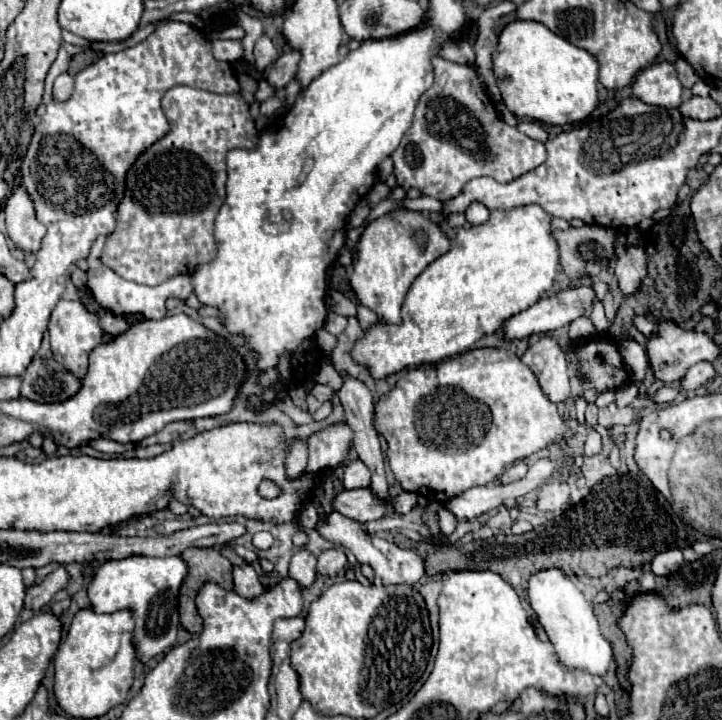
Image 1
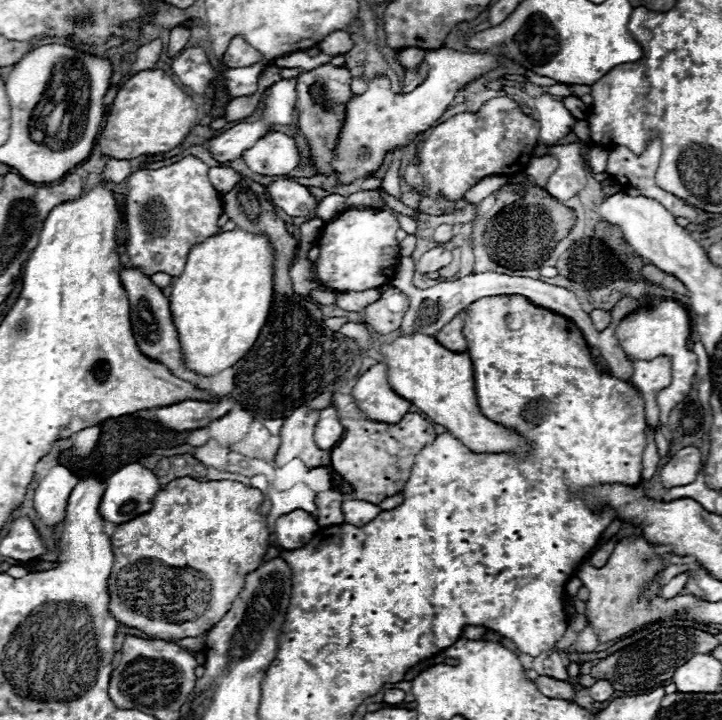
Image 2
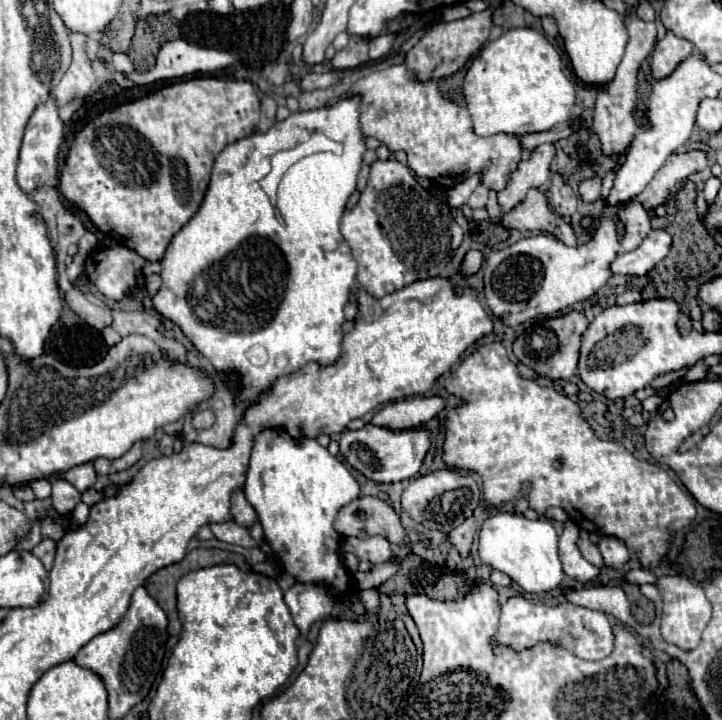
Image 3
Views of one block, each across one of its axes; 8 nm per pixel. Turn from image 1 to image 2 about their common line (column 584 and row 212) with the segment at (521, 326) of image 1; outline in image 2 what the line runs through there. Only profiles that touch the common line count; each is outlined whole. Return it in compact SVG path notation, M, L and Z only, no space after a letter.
M280 178L274 180L272 184L266 186L274 206L282 208L288 216L304 216L312 218L318 206L318 200L308 192L306 186L290 180L290 178Z

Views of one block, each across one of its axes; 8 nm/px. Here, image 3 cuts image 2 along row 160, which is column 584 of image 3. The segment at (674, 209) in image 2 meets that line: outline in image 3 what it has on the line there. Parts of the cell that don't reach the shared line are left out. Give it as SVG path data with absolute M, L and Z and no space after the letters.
M512 596L500 606L500 624L492 642L496 646L510 646L514 650L526 650L540 642L550 642L570 650L584 660L602 660L614 650L614 634L610 620L604 612L588 610L576 604L546 606L538 602L528 602L522 596Z

